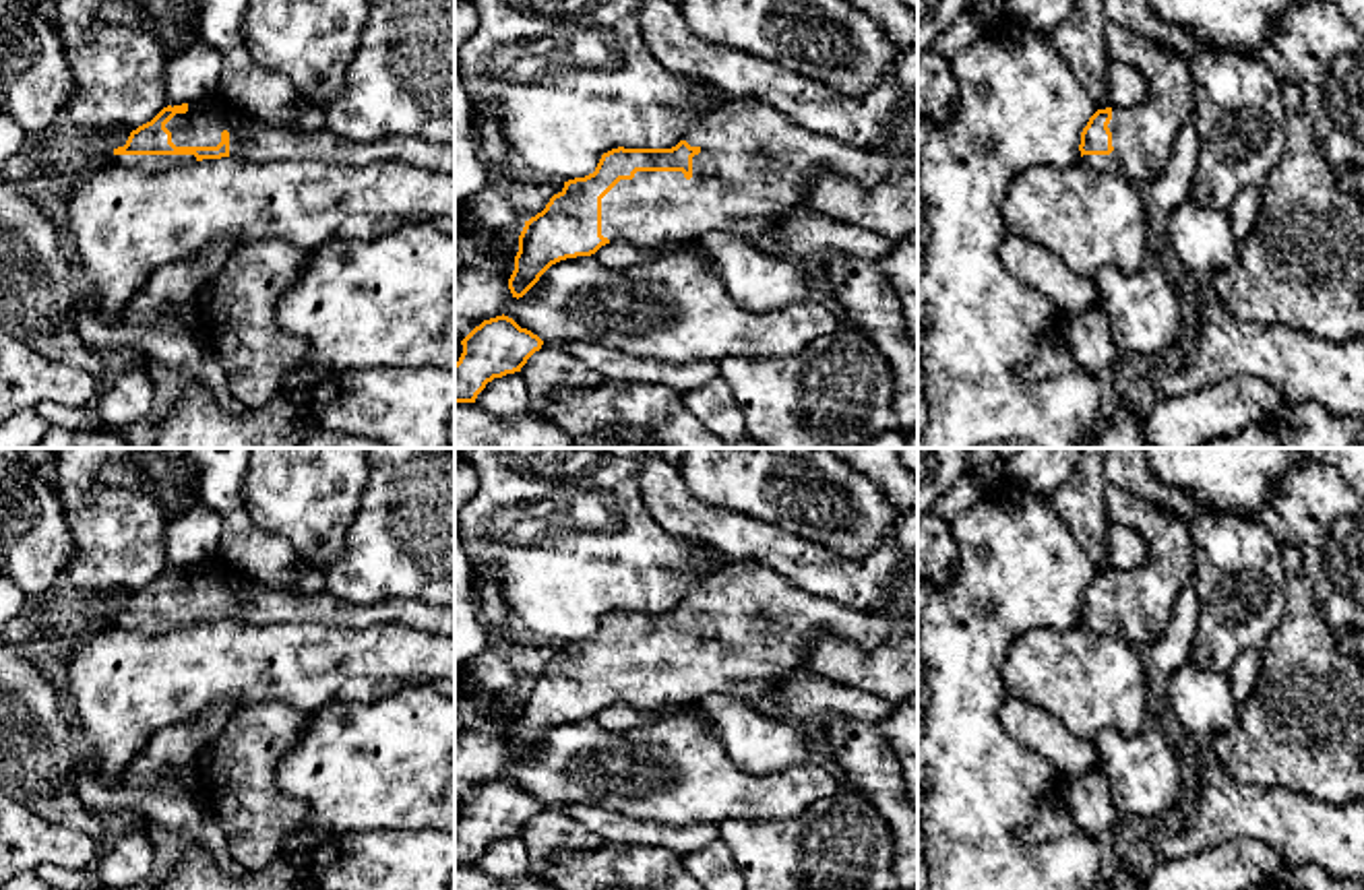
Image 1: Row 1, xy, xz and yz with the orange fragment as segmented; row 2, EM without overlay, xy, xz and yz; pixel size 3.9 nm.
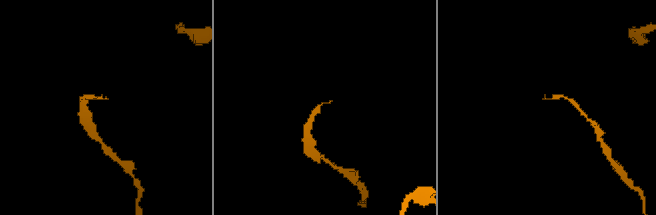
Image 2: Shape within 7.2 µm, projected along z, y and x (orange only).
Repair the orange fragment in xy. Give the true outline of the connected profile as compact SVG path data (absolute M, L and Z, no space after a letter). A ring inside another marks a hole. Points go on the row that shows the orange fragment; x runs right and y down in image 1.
M221 95L163 107L151 122L132 130L124 147L114 149L112 161L147 173L163 173L184 163L221 157L252 163L324 161L337 165L399 161L455 178L455 142L391 136L364 145L327 128L314 132L296 126L275 128Z

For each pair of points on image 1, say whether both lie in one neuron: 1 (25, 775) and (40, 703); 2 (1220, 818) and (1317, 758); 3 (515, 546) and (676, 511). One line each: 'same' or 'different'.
1: same
2: different
3: different

